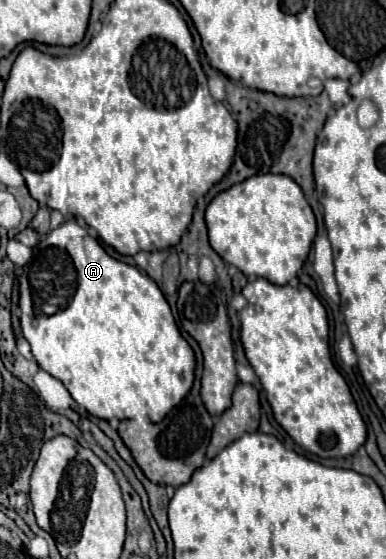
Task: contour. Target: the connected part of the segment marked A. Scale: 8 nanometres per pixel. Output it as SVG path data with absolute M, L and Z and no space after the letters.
M75 218L63 222L59 228L51 230L47 234L47 238L33 248L33 258L31 258L31 262L27 262L27 266L23 266L23 276L25 276L27 282L21 284L19 308L23 310L21 326L23 326L23 334L25 334L27 342L31 344L31 352L33 352L39 368L49 372L57 380L61 380L65 384L65 388L69 390L69 394L73 396L73 400L79 406L83 406L89 414L93 414L97 418L103 418L103 420L131 418L131 420L161 422L167 416L167 412L173 406L177 406L185 398L185 394L191 390L193 380L195 380L195 354L193 354L193 348L189 346L189 342L181 336L181 332L175 324L175 318L171 314L171 308L169 308L163 292L159 290L159 286L147 274L139 272L135 266L129 266L129 264L109 256L107 250L99 244L99 240L91 238L87 228L79 226L75 222Z

